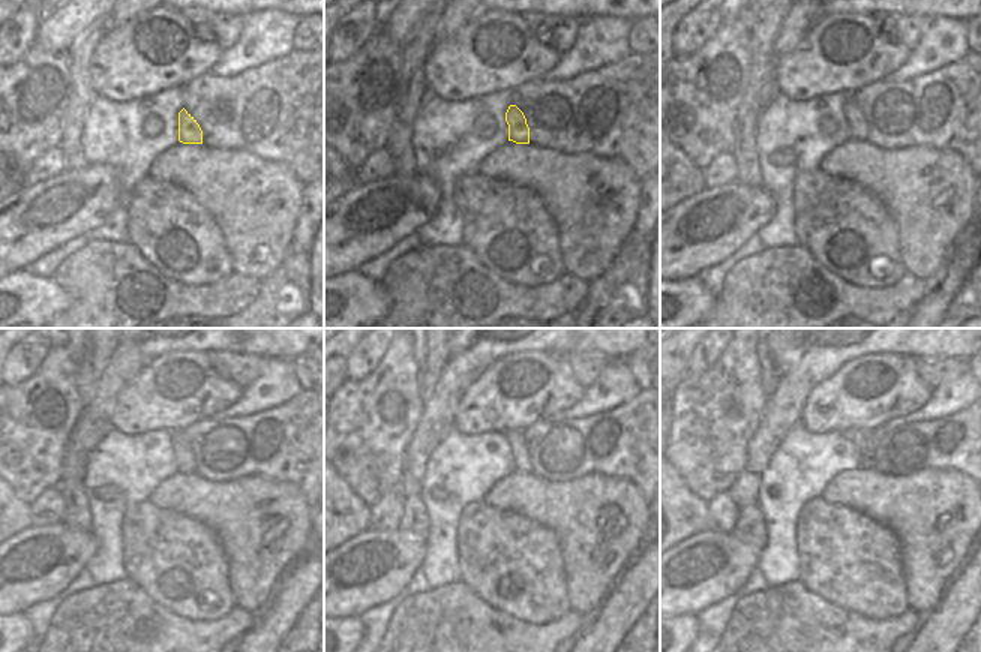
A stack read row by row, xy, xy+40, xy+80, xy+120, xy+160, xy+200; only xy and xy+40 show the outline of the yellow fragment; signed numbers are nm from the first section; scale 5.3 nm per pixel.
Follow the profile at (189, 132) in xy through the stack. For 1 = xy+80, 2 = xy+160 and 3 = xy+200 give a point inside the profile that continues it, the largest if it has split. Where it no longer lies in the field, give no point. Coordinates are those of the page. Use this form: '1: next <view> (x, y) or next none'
1: next xy+80 (857, 126)
2: next xy+160 (516, 441)
3: next xy+200 (858, 438)

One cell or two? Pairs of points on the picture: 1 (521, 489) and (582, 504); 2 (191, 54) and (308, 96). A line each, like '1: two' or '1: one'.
1: one
2: two

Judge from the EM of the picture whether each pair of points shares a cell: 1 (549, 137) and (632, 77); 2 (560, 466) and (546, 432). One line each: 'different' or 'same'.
1: same
2: same

